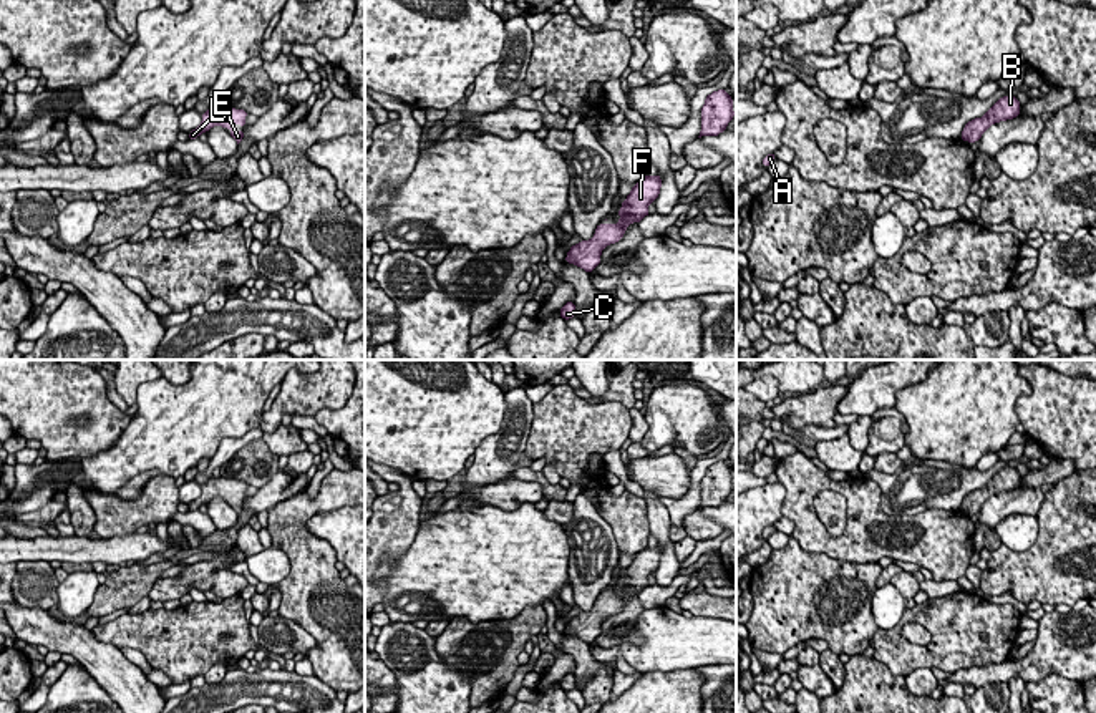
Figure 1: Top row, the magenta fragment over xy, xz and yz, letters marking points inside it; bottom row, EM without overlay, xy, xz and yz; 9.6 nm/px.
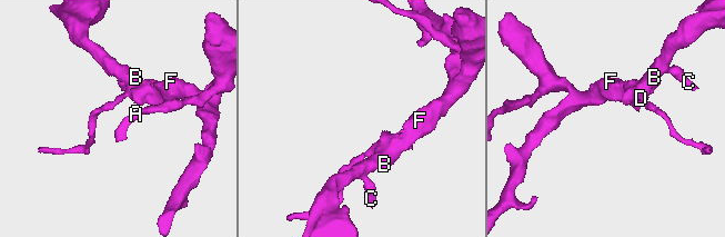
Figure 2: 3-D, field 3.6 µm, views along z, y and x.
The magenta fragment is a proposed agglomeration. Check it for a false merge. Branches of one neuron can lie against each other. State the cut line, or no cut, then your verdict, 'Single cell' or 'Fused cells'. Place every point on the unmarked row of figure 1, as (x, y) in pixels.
No split. Single cell

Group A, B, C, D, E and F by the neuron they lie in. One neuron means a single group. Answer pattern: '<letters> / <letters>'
A B C D E F

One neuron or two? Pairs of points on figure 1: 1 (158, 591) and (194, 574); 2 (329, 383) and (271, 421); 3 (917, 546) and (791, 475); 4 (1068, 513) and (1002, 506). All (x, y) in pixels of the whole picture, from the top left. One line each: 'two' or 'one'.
1: one
2: one
3: one
4: two

